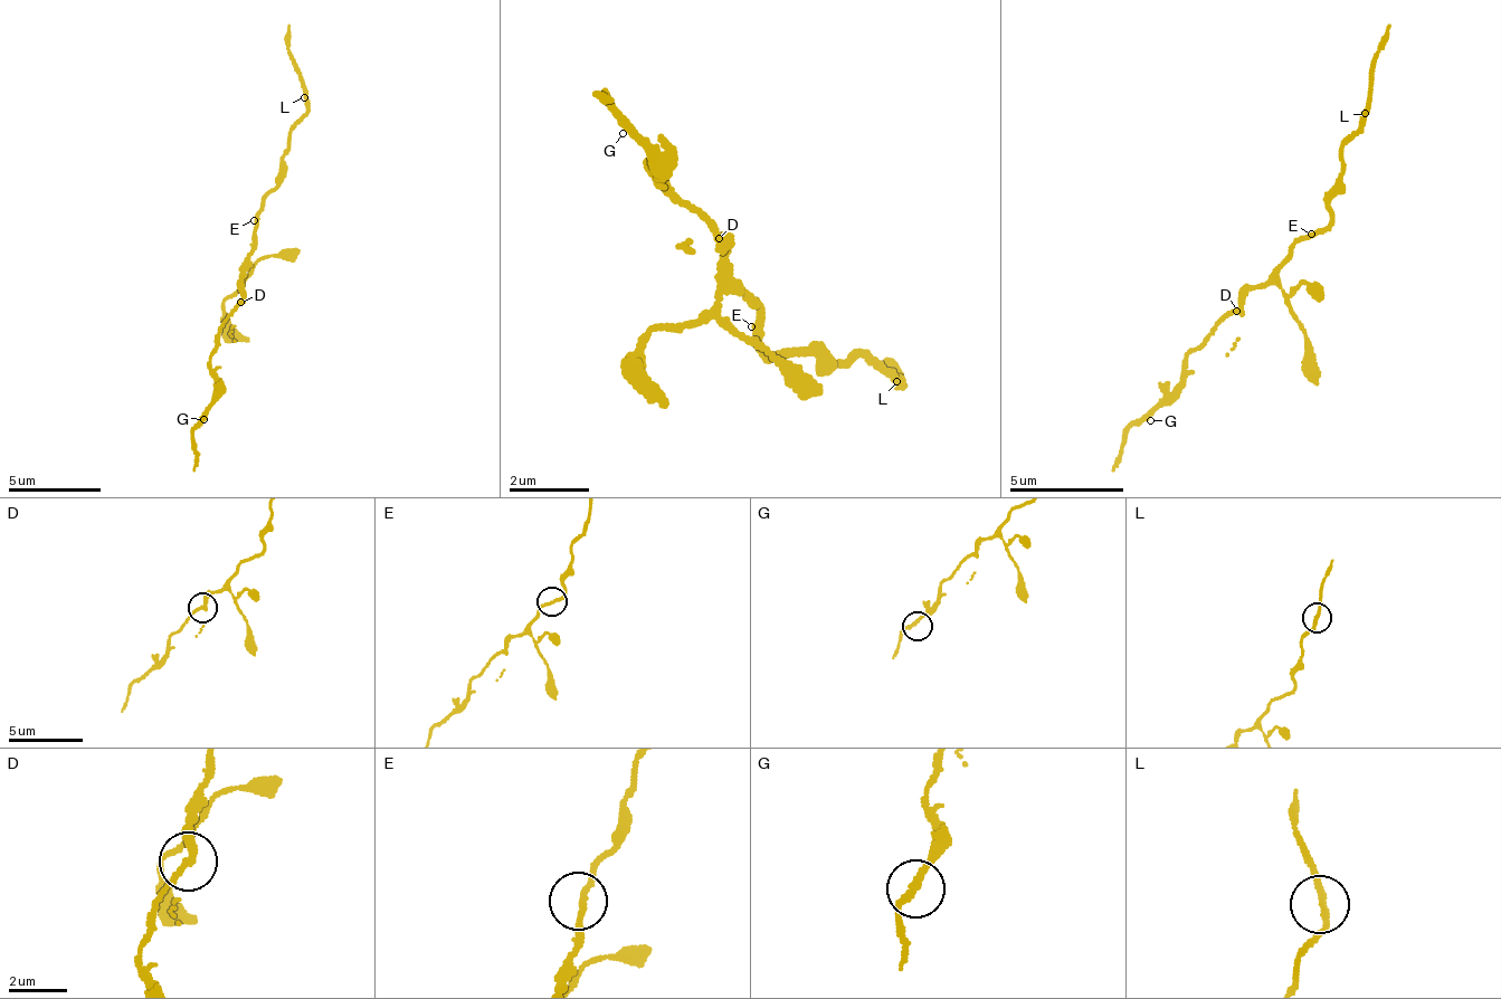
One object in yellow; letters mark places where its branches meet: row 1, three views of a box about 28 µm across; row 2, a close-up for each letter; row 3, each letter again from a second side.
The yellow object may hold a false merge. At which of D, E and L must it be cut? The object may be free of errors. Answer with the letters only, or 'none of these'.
D

